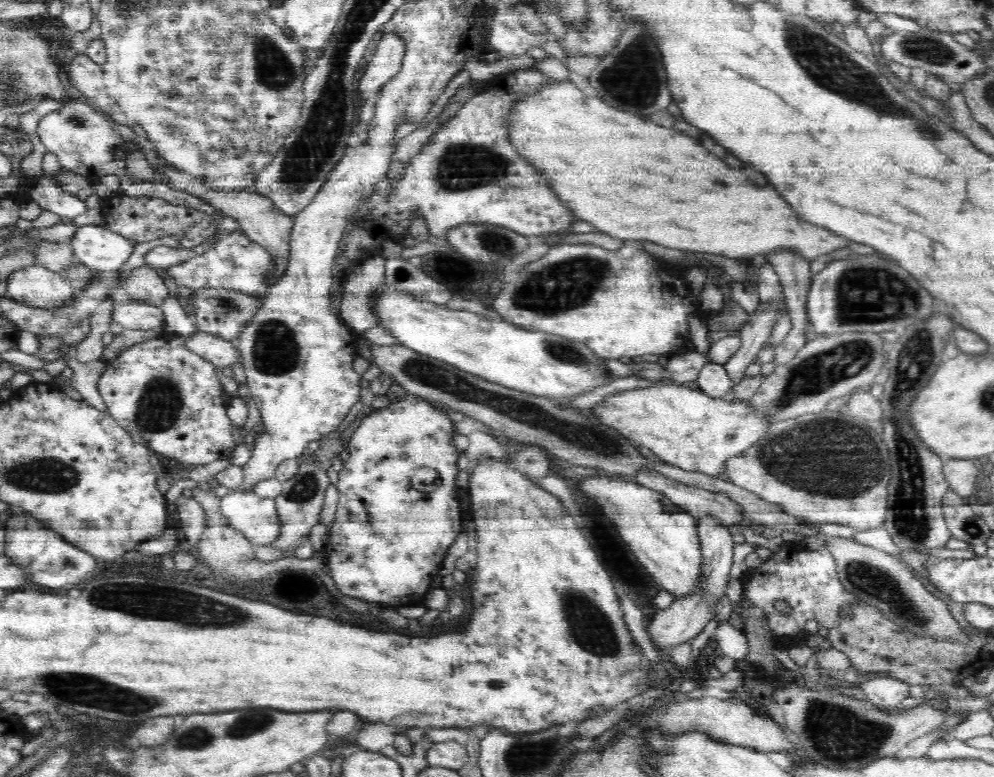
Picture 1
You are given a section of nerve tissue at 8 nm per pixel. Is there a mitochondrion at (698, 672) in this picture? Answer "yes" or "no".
no

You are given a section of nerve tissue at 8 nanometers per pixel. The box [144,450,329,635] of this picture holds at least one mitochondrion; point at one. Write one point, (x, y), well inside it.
(303, 490)

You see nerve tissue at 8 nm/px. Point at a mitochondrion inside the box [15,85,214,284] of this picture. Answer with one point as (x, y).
(73, 119)

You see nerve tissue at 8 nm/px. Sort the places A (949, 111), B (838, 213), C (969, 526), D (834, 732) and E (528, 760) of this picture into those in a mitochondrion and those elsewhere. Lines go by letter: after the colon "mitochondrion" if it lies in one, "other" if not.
A: mitochondrion
B: other
C: mitochondrion
D: mitochondrion
E: mitochondrion

